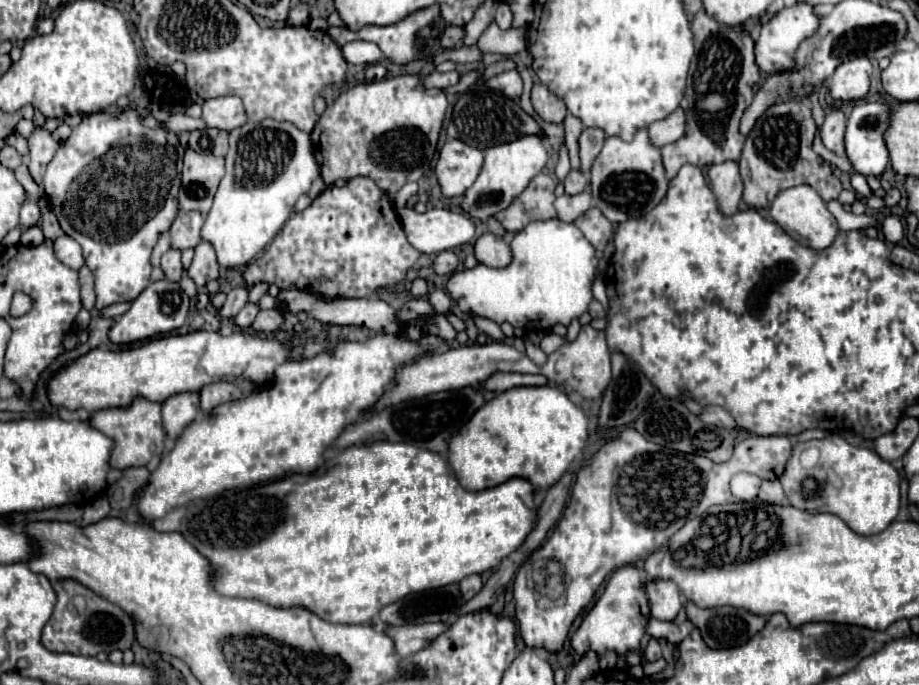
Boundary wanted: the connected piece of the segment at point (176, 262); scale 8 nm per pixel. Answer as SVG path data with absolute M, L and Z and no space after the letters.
M169 249L163 257L161 257L161 269L165 273L167 281L181 281L183 275L183 267L181 267L181 251L177 249Z

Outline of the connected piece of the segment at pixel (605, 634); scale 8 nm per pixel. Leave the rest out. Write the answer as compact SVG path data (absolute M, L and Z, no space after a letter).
M633 565L619 567L609 577L603 595L597 599L597 603L591 607L591 611L583 617L581 625L573 633L571 645L579 655L583 655L589 649L597 651L599 655L603 655L609 649L623 655L631 649L639 649L641 637L645 635L647 619L649 619L649 603L643 589L643 573Z

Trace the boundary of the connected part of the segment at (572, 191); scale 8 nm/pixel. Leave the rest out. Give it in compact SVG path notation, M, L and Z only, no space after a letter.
M571 171L565 179L565 193L567 195L579 195L585 189L587 177L581 171Z

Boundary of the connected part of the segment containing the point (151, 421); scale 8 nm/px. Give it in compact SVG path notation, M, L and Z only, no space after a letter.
M137 397L129 409L103 409L91 415L89 423L105 433L109 439L113 439L111 449L111 467L113 469L127 469L127 467L143 467L149 463L149 459L155 453L155 441L157 435L161 437L161 451L163 451L163 427L161 427L161 403L151 403L147 399Z

